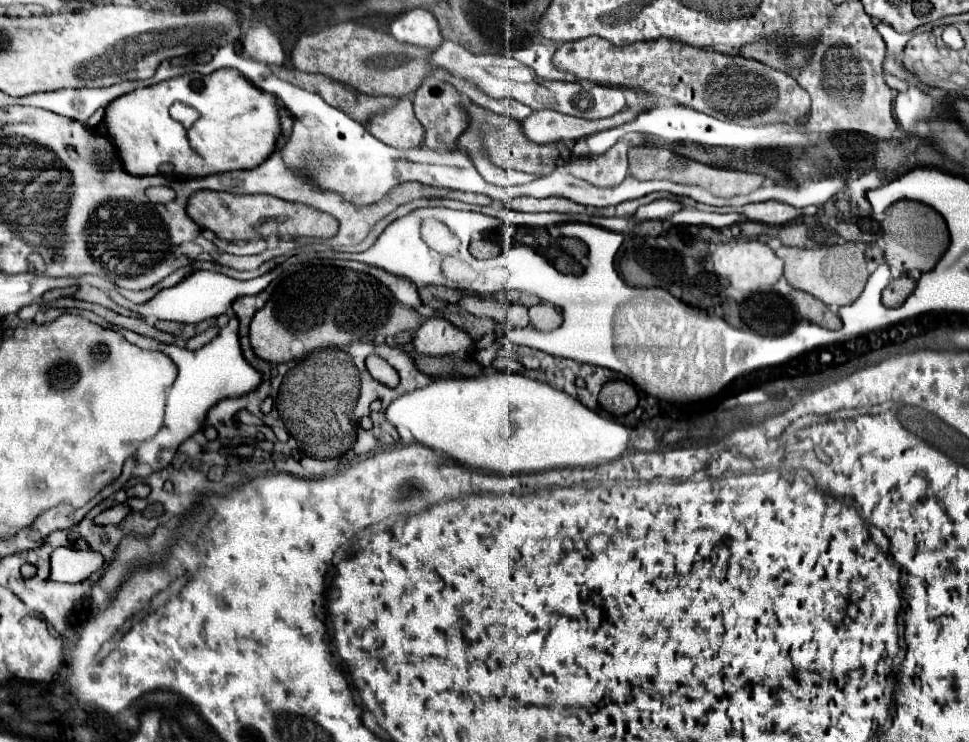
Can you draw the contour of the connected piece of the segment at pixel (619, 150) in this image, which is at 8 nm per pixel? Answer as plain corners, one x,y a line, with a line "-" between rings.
619,142
597,158
577,158
565,162
565,170
593,186
617,186
627,174
629,144

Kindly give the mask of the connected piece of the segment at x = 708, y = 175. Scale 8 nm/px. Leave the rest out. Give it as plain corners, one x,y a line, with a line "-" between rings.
631,148
629,150
629,174
637,180
669,180
677,184
691,184
691,186
701,186
709,190
715,196
731,198
739,194
749,194
757,190
763,184
761,174
751,174
751,172
739,172
739,170
723,170
723,168
713,168
707,164
699,164
695,160
683,158
671,150
665,148

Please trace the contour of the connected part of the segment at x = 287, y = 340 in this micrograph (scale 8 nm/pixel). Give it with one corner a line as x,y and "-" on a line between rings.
271,306
261,308
261,312
257,312
257,316
253,316
249,336
251,336
253,352
259,358
263,358
271,364
289,362
289,358
291,358
289,346
291,346
293,334
275,320

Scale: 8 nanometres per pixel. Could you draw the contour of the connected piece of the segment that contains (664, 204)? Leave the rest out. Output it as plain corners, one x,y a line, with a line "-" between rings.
655,200
647,206
639,206
635,212
635,222
645,222
645,220
665,220
671,214
679,212
681,204
671,202
671,200

